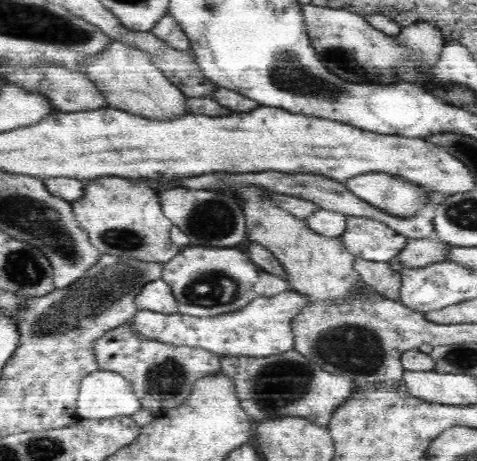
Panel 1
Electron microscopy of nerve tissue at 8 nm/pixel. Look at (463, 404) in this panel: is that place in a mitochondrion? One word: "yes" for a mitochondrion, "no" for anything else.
no

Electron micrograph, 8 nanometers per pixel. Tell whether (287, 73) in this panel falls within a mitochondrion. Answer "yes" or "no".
yes

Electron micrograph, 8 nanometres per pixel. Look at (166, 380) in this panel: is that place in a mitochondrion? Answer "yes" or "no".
yes

